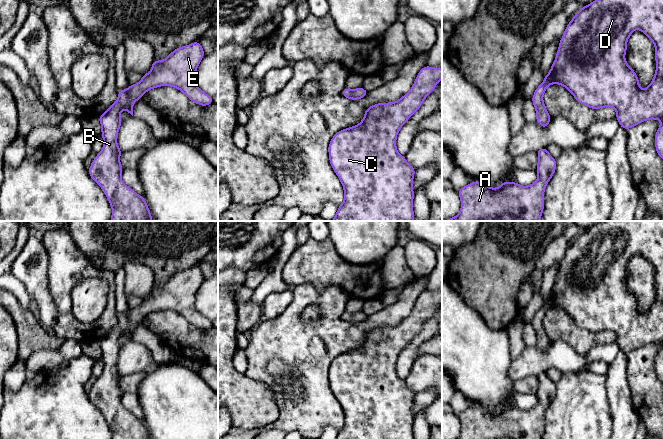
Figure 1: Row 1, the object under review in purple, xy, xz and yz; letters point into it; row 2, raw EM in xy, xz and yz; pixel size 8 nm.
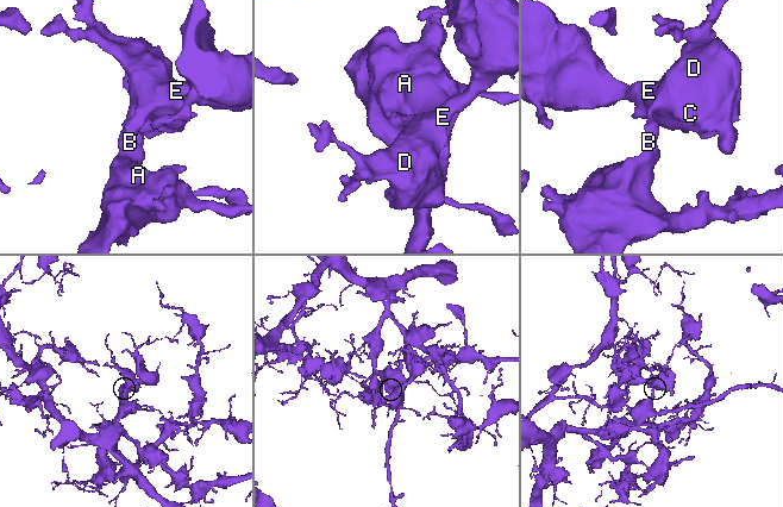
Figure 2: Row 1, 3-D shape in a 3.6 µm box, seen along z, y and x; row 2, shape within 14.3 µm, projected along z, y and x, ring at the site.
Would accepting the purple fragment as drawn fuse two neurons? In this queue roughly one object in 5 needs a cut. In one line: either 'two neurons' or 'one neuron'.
one neuron

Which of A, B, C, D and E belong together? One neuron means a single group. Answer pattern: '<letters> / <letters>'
A B C D E

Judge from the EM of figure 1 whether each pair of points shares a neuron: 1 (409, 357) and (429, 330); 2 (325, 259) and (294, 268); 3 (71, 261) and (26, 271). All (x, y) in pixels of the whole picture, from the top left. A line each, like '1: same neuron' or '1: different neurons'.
1: same neuron
2: same neuron
3: different neurons

